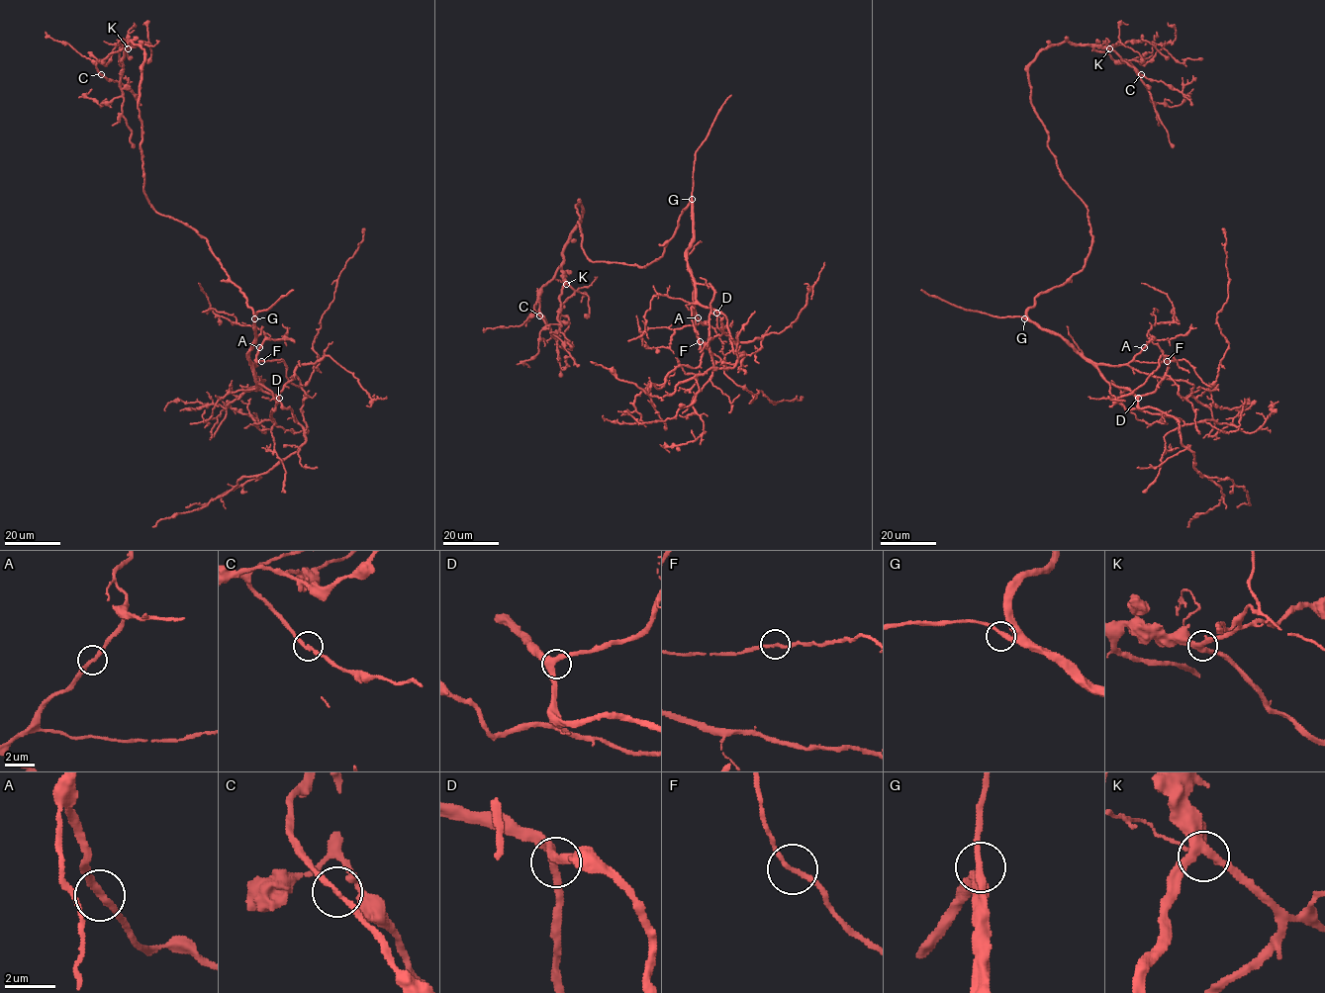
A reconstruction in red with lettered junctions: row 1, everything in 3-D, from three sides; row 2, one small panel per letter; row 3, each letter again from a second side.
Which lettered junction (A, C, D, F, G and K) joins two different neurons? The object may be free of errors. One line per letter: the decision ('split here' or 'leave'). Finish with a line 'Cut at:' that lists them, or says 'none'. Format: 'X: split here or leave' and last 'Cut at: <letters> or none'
A: leave
C: leave
D: leave
F: leave
G: leave
K: leave
Cut at: none

